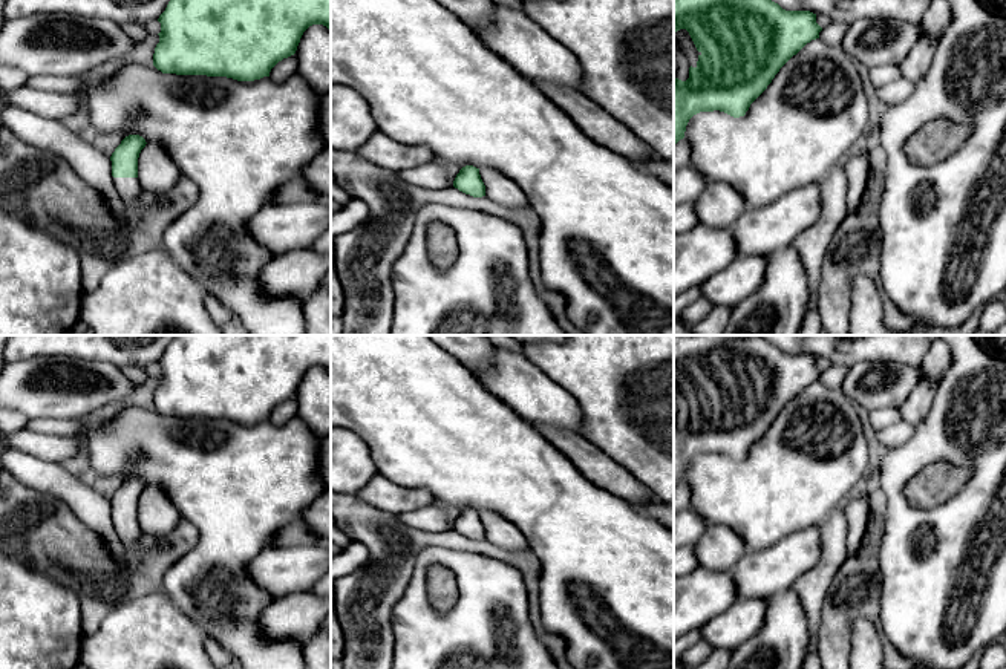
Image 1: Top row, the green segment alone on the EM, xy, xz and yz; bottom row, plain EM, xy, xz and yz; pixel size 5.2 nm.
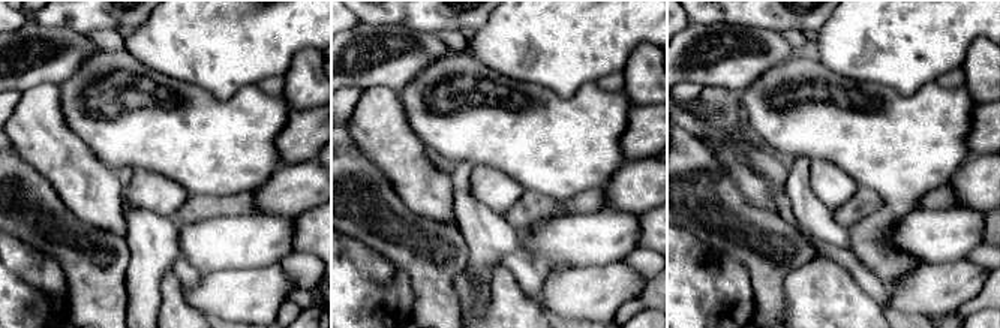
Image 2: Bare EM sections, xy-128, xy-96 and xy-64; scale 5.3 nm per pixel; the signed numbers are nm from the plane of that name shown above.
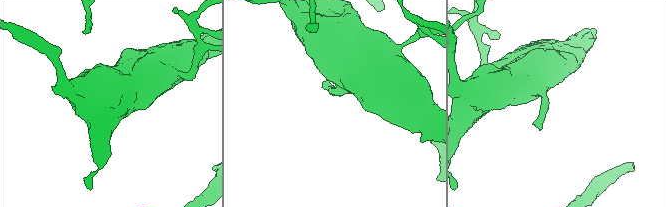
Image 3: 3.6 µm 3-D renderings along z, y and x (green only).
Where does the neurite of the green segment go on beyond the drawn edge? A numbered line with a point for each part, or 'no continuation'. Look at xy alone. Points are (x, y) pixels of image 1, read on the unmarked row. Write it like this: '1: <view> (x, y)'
1: xy (129, 533)

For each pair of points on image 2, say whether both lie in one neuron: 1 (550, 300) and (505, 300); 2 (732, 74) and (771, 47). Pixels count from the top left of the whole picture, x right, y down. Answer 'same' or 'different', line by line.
1: different
2: same

